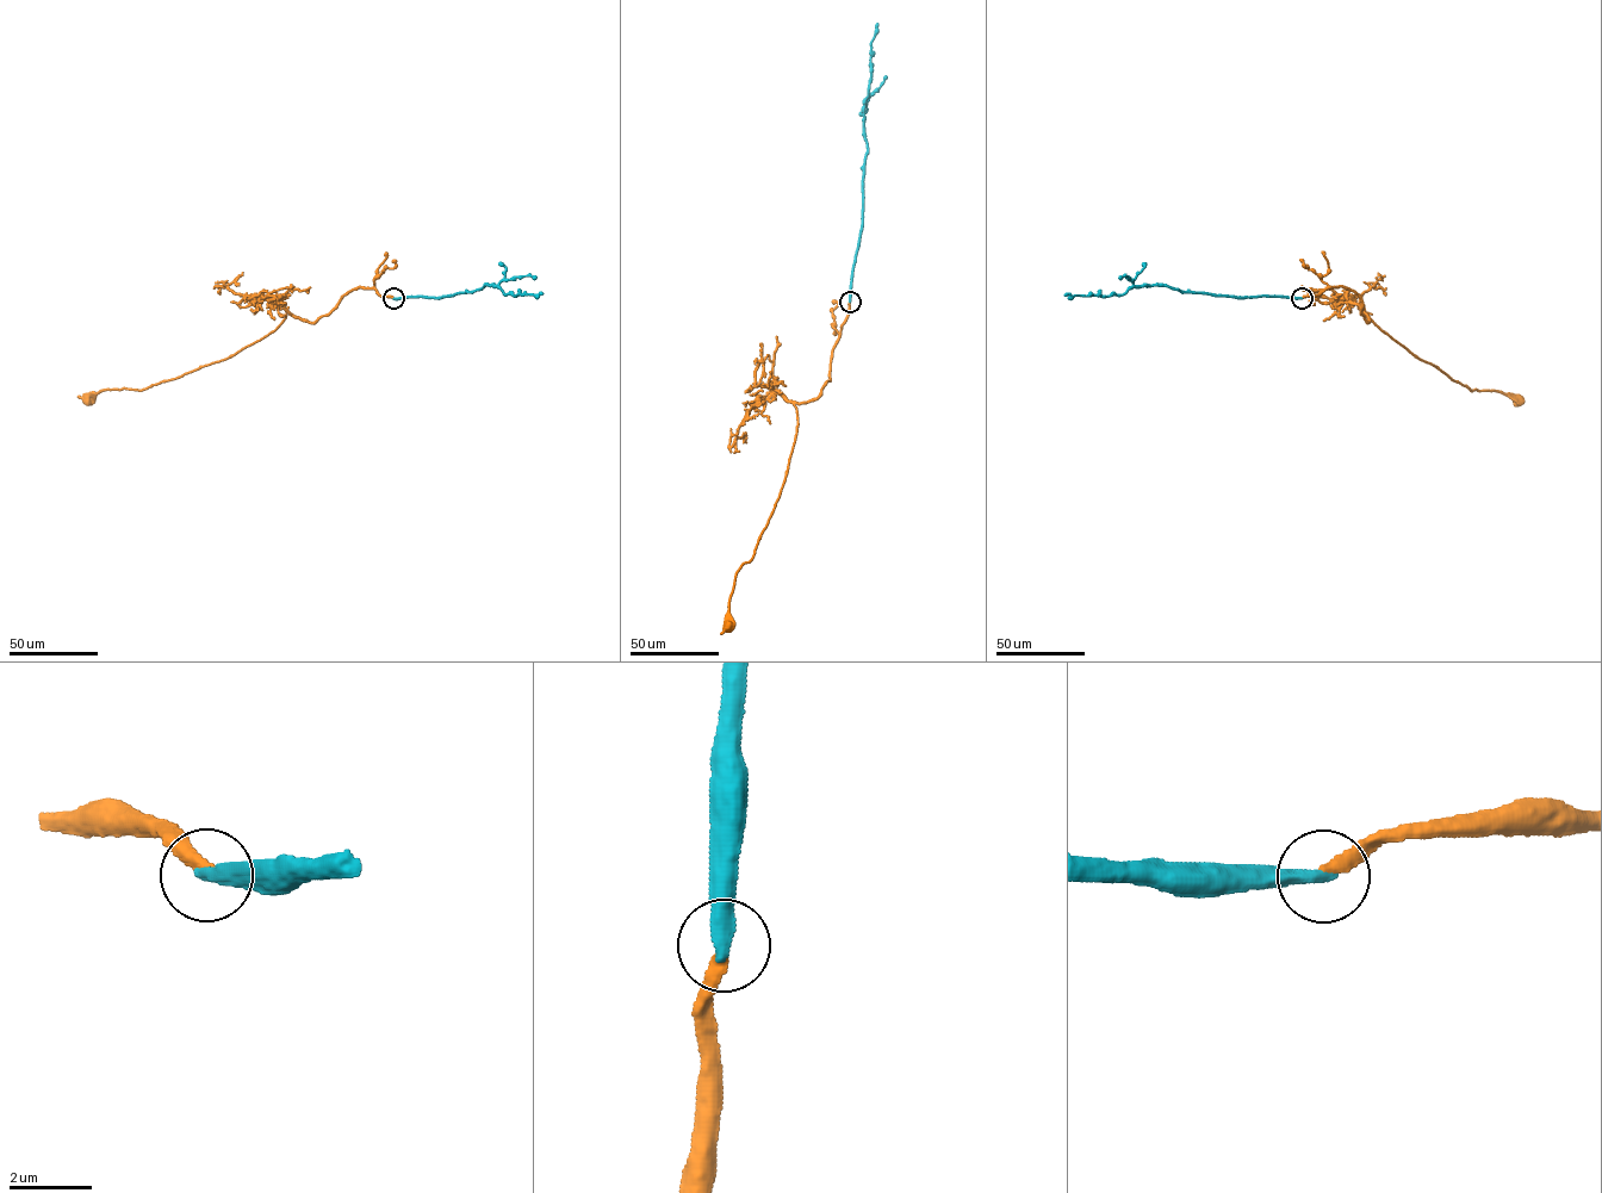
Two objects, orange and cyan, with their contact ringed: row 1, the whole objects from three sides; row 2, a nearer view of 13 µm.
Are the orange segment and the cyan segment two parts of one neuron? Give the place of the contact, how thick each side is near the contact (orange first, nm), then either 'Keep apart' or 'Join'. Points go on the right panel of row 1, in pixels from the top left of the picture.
Place: (1302, 298). Thickness 300 nm (orange) against 400 nm. Join

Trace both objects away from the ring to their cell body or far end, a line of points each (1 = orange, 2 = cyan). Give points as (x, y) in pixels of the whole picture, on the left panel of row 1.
1: (393, 298), (358, 287), (312, 322), (286, 312), (274, 330), (224, 360), (146, 387), (105, 390), (87, 398)
2: (393, 298), (452, 296), (484, 285), (498, 285), (504, 294), (541, 293)

